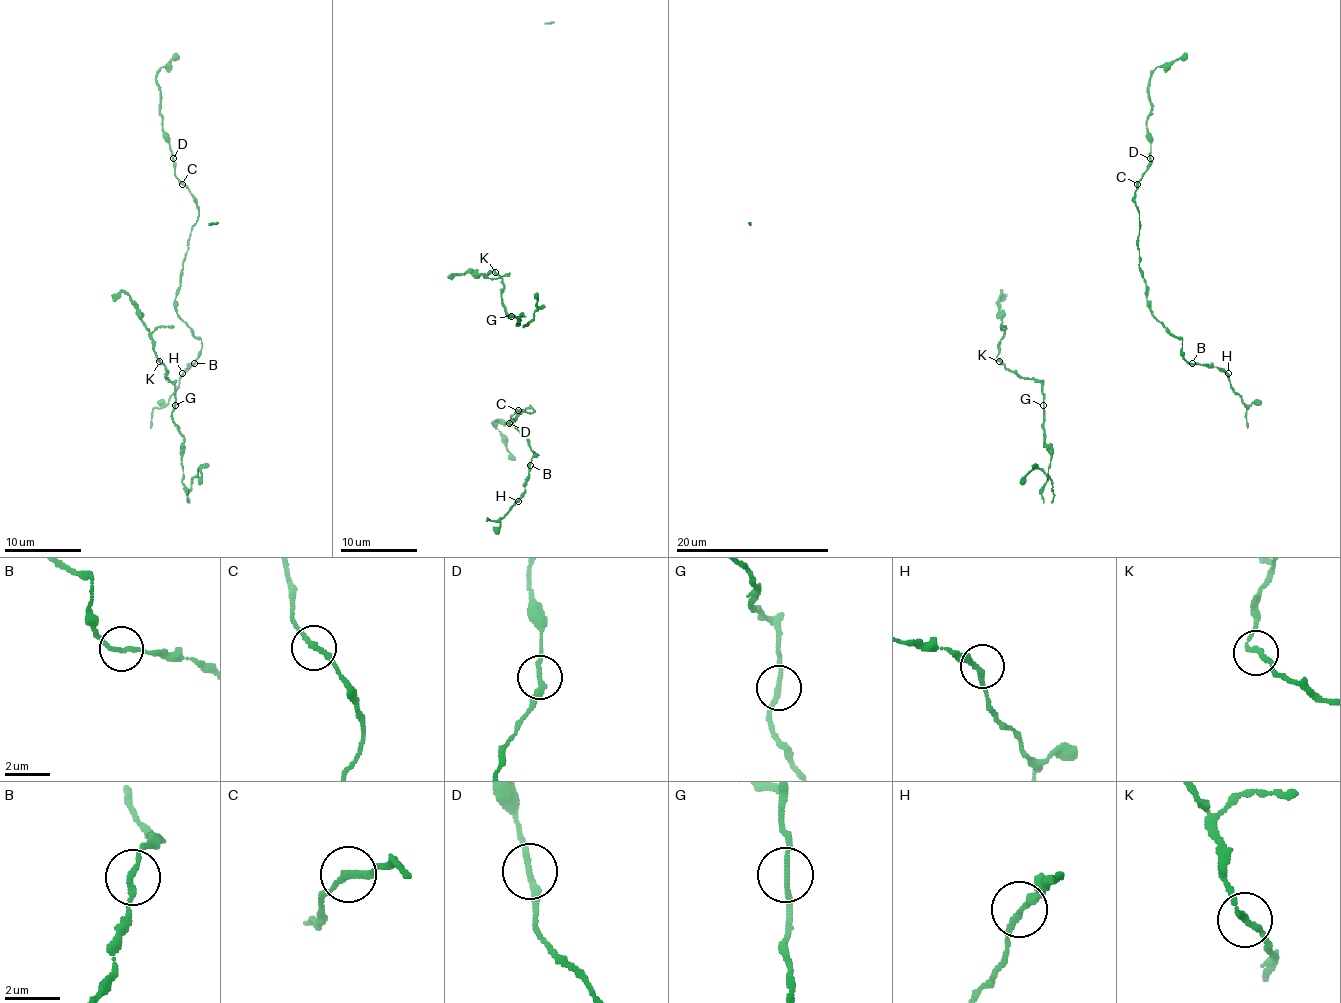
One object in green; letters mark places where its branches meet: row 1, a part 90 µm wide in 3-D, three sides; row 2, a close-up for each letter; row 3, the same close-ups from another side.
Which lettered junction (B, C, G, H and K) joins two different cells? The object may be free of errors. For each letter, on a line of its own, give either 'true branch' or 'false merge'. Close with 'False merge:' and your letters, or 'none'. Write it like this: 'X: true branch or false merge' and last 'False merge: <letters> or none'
B: true branch
C: true branch
G: true branch
H: true branch
K: true branch
False merge: none

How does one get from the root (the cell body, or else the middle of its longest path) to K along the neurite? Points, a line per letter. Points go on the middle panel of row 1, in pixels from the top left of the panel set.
K: (512, 316), (507, 314), (501, 297), (503, 279), (495, 272)

